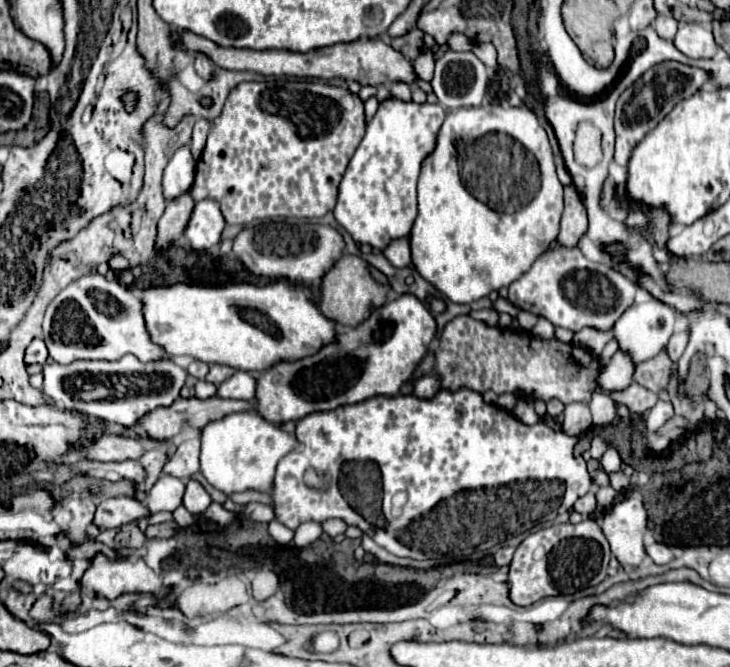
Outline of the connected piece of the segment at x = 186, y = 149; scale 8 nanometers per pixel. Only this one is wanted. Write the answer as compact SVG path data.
M190 144L178 148L178 152L170 158L166 170L164 170L164 196L168 200L180 196L182 192L190 190L194 184L194 172L196 172L196 162L190 152Z

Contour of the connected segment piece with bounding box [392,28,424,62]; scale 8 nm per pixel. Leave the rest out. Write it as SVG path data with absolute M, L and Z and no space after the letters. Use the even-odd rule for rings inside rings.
M412 28L408 34L404 36L398 36L398 38L392 38L392 46L402 52L410 62L420 54L424 42L422 42L424 34L418 30L418 28Z

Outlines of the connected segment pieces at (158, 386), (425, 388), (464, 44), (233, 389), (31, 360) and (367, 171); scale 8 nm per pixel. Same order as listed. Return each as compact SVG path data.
M126 354L116 362L78 362L78 364L44 364L44 394L62 410L74 410L100 418L124 428L136 428L138 422L160 406L172 406L188 382L188 372L172 358L140 362Z
M422 376L414 384L414 394L422 396L422 398L430 398L440 390L440 386L442 386L442 382L438 376Z
M456 32L456 34L452 34L450 38L448 38L448 48L450 50L458 50L458 52L466 52L466 50L472 50L472 42L470 42L470 38L468 36L464 36L464 34L460 34L460 32Z
M236 370L228 380L224 380L218 386L216 396L218 398L232 398L232 400L254 400L254 388L256 388L256 378L250 372Z
M34 338L30 348L26 348L26 364L44 364L48 358L48 348L42 338Z
M396 98L380 102L378 112L368 122L366 134L338 186L334 218L342 228L346 228L354 242L370 244L382 252L394 240L410 236L410 228L416 220L416 184L420 164L424 156L434 150L436 134L444 118L446 112L438 104L416 104Z

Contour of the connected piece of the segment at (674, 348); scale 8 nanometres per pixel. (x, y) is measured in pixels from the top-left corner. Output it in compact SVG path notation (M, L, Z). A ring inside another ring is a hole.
M684 328L680 332L676 332L672 338L670 338L670 344L668 344L668 354L674 362L680 360L680 356L684 354L686 346L688 346L688 338L690 338L690 330Z

